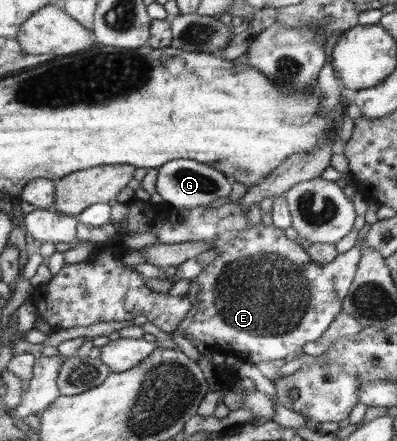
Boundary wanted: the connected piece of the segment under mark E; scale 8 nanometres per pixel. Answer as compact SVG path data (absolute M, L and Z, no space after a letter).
M135 198L127 203L131 207L129 215L127 216L127 221L125 221L125 229L113 225L109 222L97 230L92 230L89 232L89 228L85 226L85 223L79 224L79 236L78 240L88 240L96 245L105 244L113 239L113 236L117 233L122 234L133 234L139 232L145 232L146 230L154 230L157 232L159 237L158 242L167 244L179 244L180 242L193 242L193 241L205 241L210 244L209 249L213 249L216 252L216 259L207 265L207 268L202 270L202 273L191 279L189 290L186 296L191 299L191 310L187 313L187 316L179 323L177 333L186 333L187 337L190 339L197 339L199 342L207 345L207 348L213 350L214 354L223 354L229 358L229 354L233 354L235 359L243 360L243 362L251 362L251 364L257 364L257 362L271 361L274 362L278 359L285 359L288 354L293 354L300 350L304 344L307 342L319 341L321 334L325 334L326 330L330 327L330 324L335 320L335 317L342 311L342 304L344 298L348 295L349 289L351 288L351 283L353 282L355 273L358 269L358 264L360 261L360 256L362 255L361 249L357 244L345 253L340 253L333 262L328 262L327 264L317 264L310 259L308 252L303 249L301 245L298 245L296 241L287 239L285 237L285 231L282 228L277 228L275 225L264 225L262 224L250 224L248 217L246 216L247 210L242 208L241 204L236 203L225 203L218 208L213 209L209 207L208 204L202 204L201 206L195 208L175 208L170 206L167 202L163 203L152 203L150 200L142 200Z

